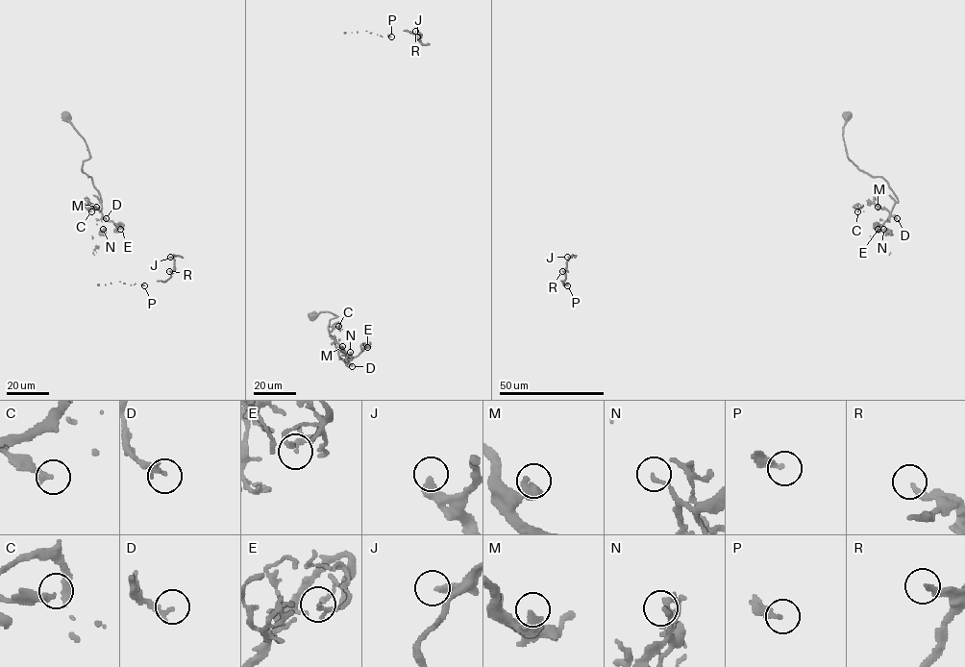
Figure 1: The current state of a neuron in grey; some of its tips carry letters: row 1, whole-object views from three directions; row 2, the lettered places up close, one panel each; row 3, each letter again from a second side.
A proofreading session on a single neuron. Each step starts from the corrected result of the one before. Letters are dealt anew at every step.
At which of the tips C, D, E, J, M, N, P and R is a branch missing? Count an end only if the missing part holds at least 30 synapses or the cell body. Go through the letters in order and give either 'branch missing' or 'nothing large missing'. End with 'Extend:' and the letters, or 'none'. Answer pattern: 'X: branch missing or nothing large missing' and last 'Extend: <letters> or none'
C: nothing large missing
D: nothing large missing
E: nothing large missing
J: nothing large missing
M: nothing large missing
N: nothing large missing
P: branch missing
R: nothing large missing
Extend: P

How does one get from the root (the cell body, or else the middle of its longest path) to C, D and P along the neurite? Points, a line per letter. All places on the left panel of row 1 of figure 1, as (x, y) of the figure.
C: (65, 115), (88, 151), (82, 169), (102, 201), (102, 212), (84, 205), (91, 211)
D: (65, 115), (86, 144), (89, 157), (83, 160), (82, 169), (91, 178), (102, 201), (102, 214), (106, 218)
P: (65, 115), (88, 151), (82, 169), (100, 195), (102, 212), (84, 205), (92, 207), (144, 285)

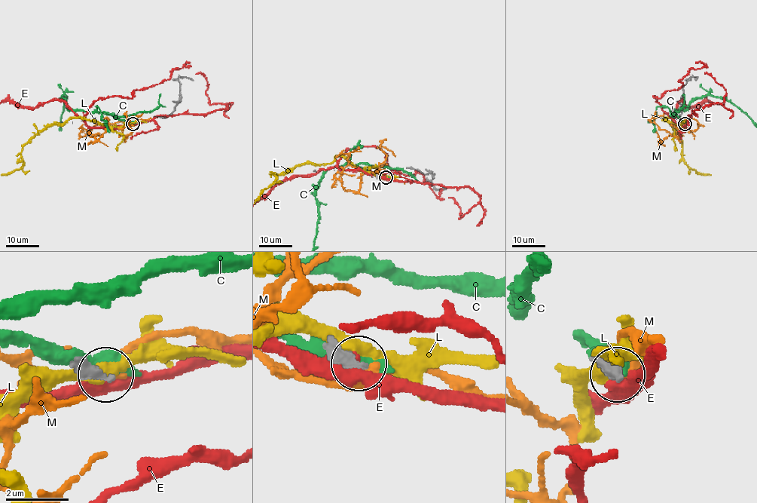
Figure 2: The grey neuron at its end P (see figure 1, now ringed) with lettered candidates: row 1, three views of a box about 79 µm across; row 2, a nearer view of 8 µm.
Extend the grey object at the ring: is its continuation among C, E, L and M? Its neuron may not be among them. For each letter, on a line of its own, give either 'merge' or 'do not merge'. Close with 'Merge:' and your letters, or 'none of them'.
C: do not merge
E: do not merge
L: do not merge
M: do not merge
Merge: none of them

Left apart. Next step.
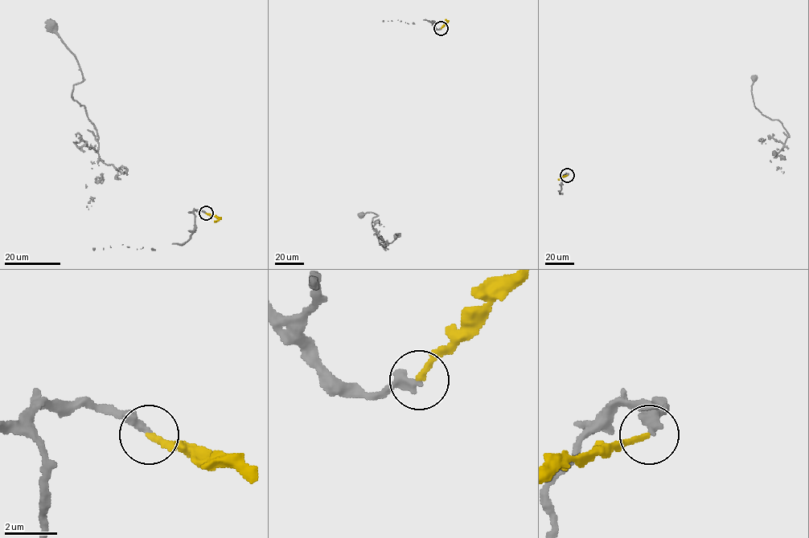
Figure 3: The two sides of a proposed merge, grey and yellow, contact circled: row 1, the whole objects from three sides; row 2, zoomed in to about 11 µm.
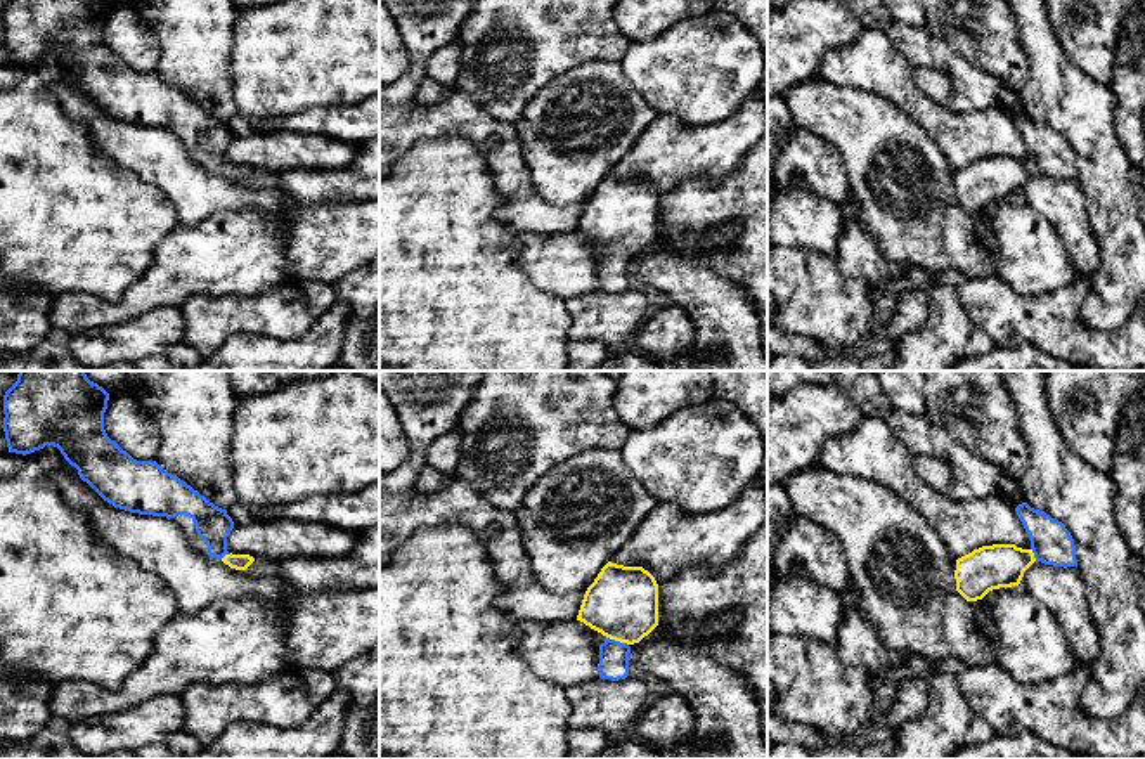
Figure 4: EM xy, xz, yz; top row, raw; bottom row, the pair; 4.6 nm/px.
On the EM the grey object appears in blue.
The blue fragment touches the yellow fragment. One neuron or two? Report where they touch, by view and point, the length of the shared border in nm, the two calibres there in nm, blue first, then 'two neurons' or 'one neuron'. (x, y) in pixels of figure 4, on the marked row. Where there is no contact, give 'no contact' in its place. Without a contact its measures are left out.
contact xz (617, 642); length 110 nm; calibres 140 and 340 nm; one neuron

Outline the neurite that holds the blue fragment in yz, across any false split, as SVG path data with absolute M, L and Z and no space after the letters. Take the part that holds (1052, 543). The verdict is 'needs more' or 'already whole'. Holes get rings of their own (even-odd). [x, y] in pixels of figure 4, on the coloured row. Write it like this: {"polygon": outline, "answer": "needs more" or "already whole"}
{"polygon": "M1027 503L1019 504L1015 511L1029 534L1031 548L993 544L958 558L956 591L967 601L982 600L993 589L1019 586L1034 561L1064 568L1077 567L1074 539L1062 522Z", "answer": "needs more"}

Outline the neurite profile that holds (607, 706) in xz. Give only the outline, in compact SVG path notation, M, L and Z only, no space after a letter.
M632 676L618 681L596 678L565 688L565 693L572 704L568 731L618 733L631 728L650 702L646 683Z

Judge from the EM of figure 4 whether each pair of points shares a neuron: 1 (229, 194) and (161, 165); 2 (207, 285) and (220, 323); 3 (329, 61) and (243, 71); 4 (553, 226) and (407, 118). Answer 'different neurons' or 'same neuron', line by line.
1: same neuron
2: different neurons
3: same neuron
4: same neuron

